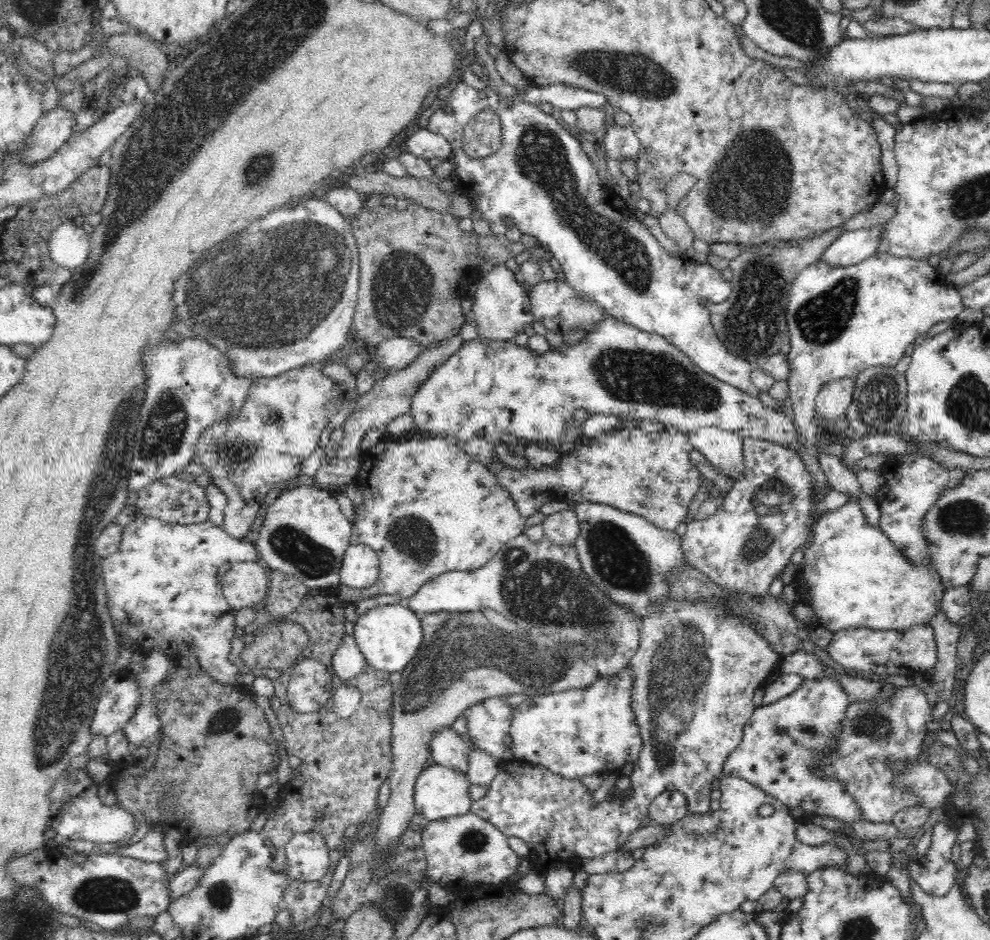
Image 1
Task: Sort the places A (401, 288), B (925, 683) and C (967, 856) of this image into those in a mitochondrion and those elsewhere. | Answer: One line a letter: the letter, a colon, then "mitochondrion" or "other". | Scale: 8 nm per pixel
A: mitochondrion
B: other
C: other

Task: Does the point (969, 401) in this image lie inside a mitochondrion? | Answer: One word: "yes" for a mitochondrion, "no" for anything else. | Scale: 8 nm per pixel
yes

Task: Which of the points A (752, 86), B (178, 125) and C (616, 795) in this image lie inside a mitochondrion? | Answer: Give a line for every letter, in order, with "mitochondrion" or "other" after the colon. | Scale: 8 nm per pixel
A: other
B: mitochondrion
C: other

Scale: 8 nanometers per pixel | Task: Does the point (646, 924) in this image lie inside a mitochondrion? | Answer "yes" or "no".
yes

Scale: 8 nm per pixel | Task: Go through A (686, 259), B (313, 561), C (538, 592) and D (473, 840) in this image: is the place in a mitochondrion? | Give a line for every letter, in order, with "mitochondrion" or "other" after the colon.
A: other
B: mitochondrion
C: mitochondrion
D: mitochondrion

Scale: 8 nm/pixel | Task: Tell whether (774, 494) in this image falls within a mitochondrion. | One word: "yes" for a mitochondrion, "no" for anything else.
yes

